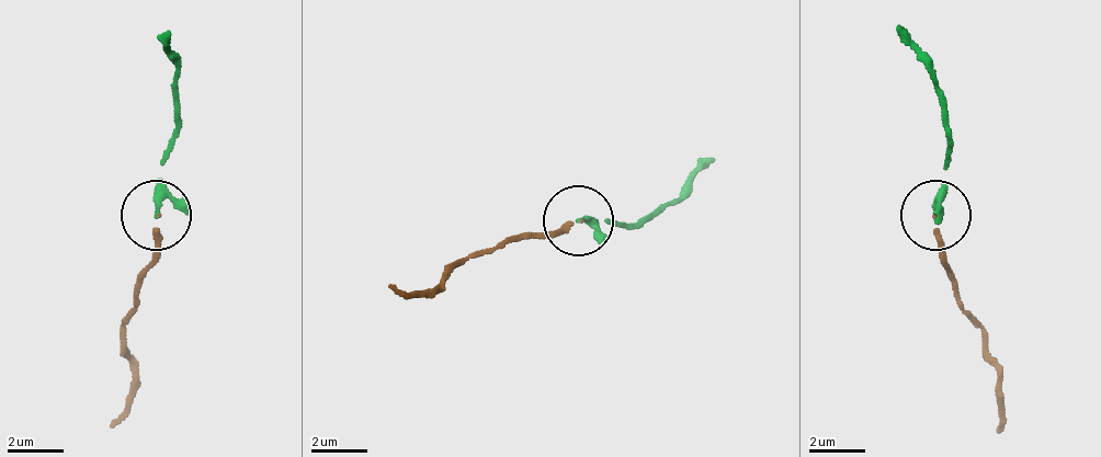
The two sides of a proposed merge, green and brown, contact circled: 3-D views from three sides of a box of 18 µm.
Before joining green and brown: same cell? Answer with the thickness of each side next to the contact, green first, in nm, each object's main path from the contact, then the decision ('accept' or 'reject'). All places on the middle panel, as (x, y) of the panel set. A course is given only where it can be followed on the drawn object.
180 nm thick on the green side, 130 nm on the other; green runs (576, 221), (649, 221), (682, 198), (717, 157); brown runs (581, 223), (495, 247), (465, 262), (446, 283), (409, 294), (390, 287); accept

